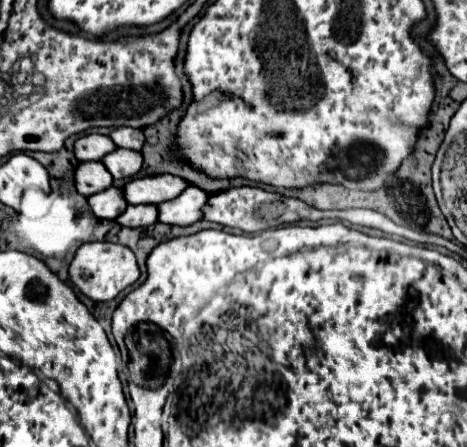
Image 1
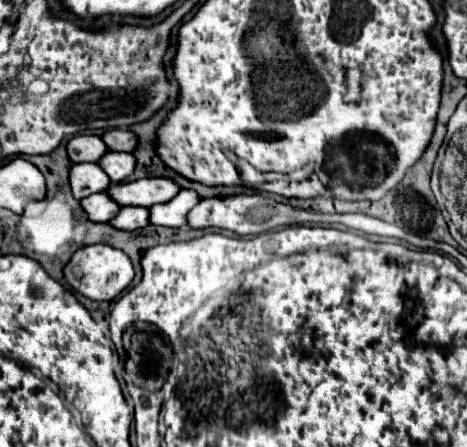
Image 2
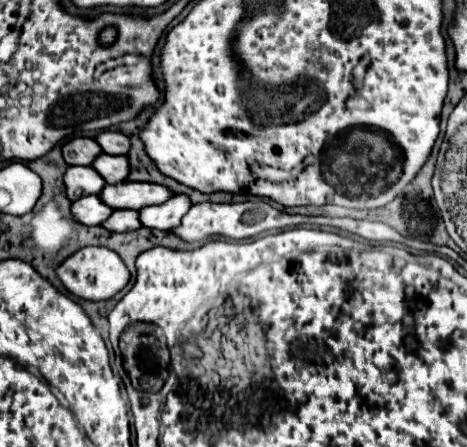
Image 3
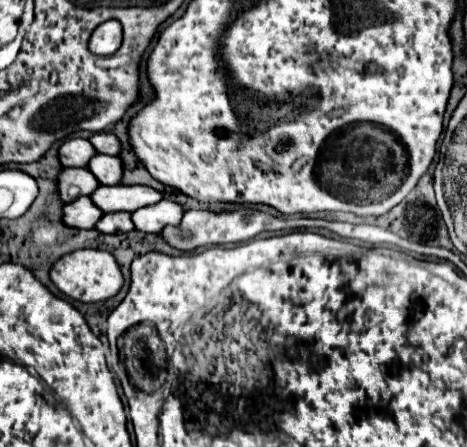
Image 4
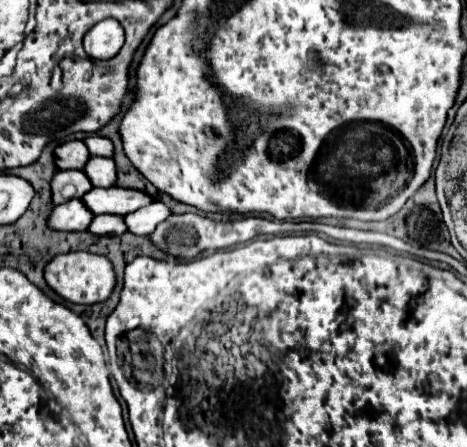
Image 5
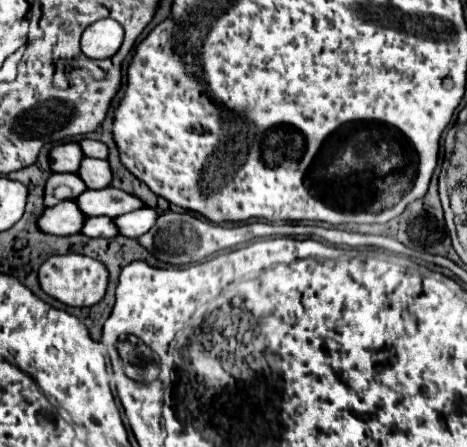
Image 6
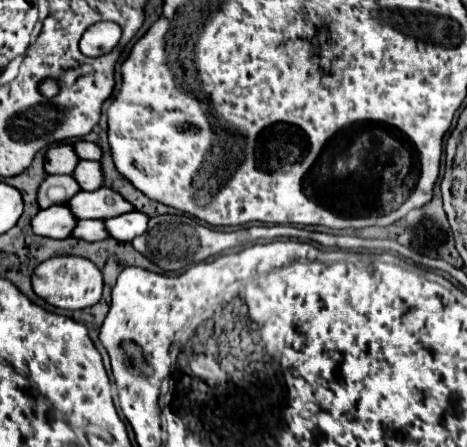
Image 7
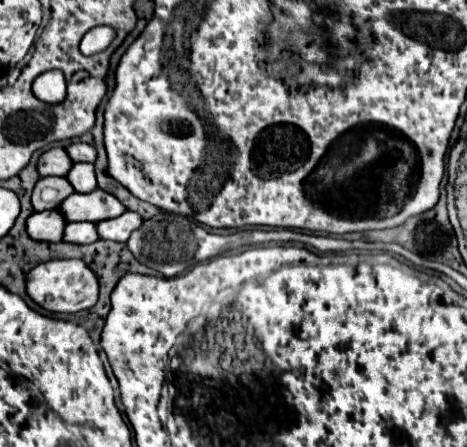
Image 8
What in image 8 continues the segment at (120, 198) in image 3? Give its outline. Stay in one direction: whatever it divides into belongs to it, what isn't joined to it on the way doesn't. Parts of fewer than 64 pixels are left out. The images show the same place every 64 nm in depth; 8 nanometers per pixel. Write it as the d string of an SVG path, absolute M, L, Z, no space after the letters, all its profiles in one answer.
M96 188L94 192L88 192L88 194L76 192L68 196L60 204L60 210L64 212L64 216L68 216L70 222L82 222L82 220L102 222L124 214L126 208L124 204L120 204L120 200L114 194Z

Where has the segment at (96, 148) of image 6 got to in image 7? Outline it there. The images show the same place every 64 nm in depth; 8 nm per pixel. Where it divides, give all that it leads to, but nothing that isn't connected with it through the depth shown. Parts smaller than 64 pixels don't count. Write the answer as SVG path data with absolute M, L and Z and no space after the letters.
M78 140L74 144L76 148L76 154L78 158L84 158L84 160L100 160L102 158L102 148L94 142L86 142L86 140Z

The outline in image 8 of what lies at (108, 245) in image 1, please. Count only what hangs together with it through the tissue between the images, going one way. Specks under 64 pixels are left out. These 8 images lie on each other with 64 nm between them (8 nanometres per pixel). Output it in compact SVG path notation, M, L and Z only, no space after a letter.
M48 260L32 268L26 278L26 290L34 302L38 302L42 308L50 312L62 312L62 314L74 314L80 310L88 310L98 302L98 276L84 264L84 260Z

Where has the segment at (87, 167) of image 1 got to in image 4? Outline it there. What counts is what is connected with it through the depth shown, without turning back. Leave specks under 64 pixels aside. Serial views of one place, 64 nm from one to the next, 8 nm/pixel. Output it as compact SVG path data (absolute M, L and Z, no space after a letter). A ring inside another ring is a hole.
M64 168L62 174L58 176L60 198L64 202L72 202L74 200L72 194L76 194L76 192L78 192L78 196L88 196L98 186L100 186L100 182L88 168ZM70 190L74 190L74 192L70 192Z

